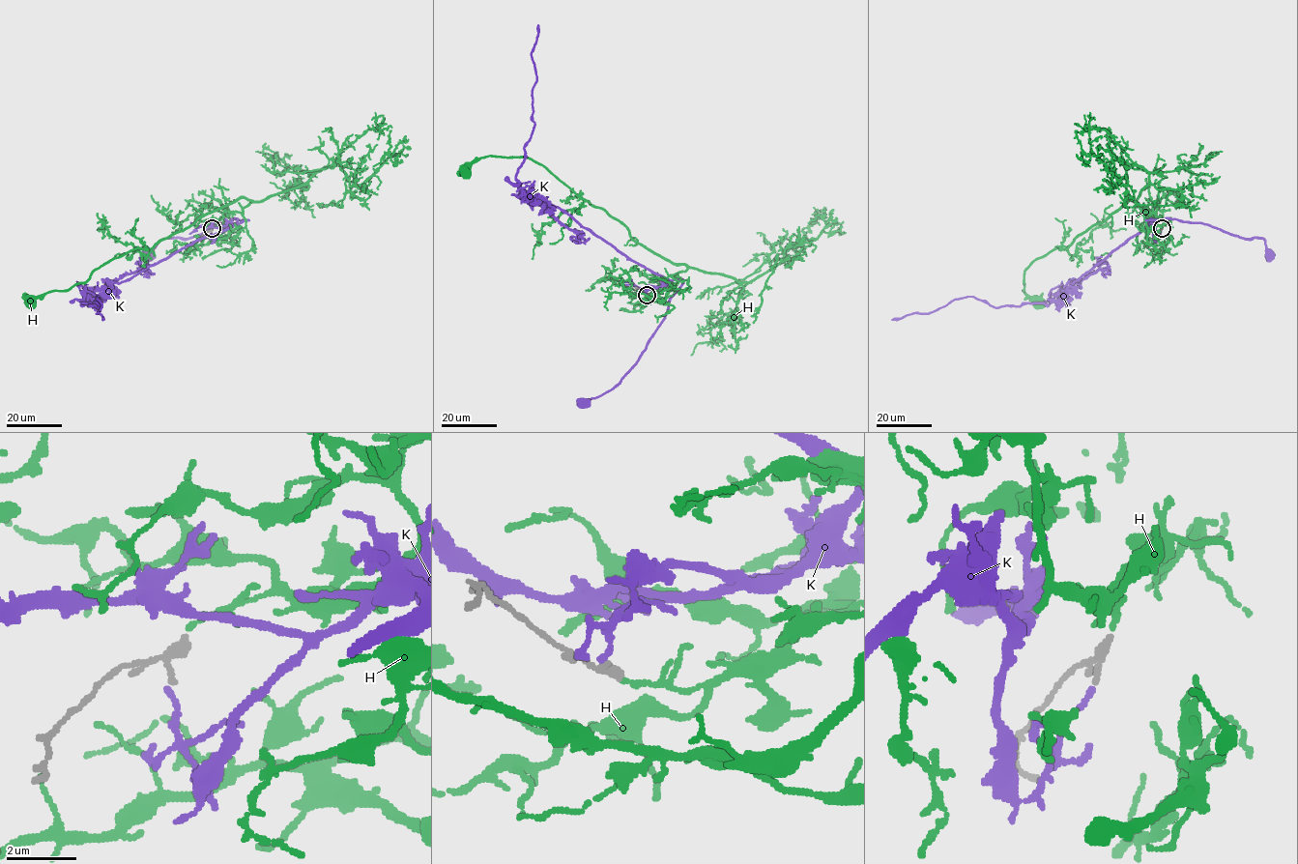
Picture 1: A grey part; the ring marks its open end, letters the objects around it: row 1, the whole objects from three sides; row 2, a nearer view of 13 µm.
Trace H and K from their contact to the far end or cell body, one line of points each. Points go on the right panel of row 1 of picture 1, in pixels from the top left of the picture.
H: (1162, 228), (1154, 214), (1142, 213), (1131, 198), (1066, 249), (1054, 248), (1029, 266), (1023, 290), (1038, 301)
K: (1160, 233), (1155, 242), (1154, 228), (1146, 225), (1147, 220), (1200, 222), (1249, 239), (1261, 238), (1269, 254)

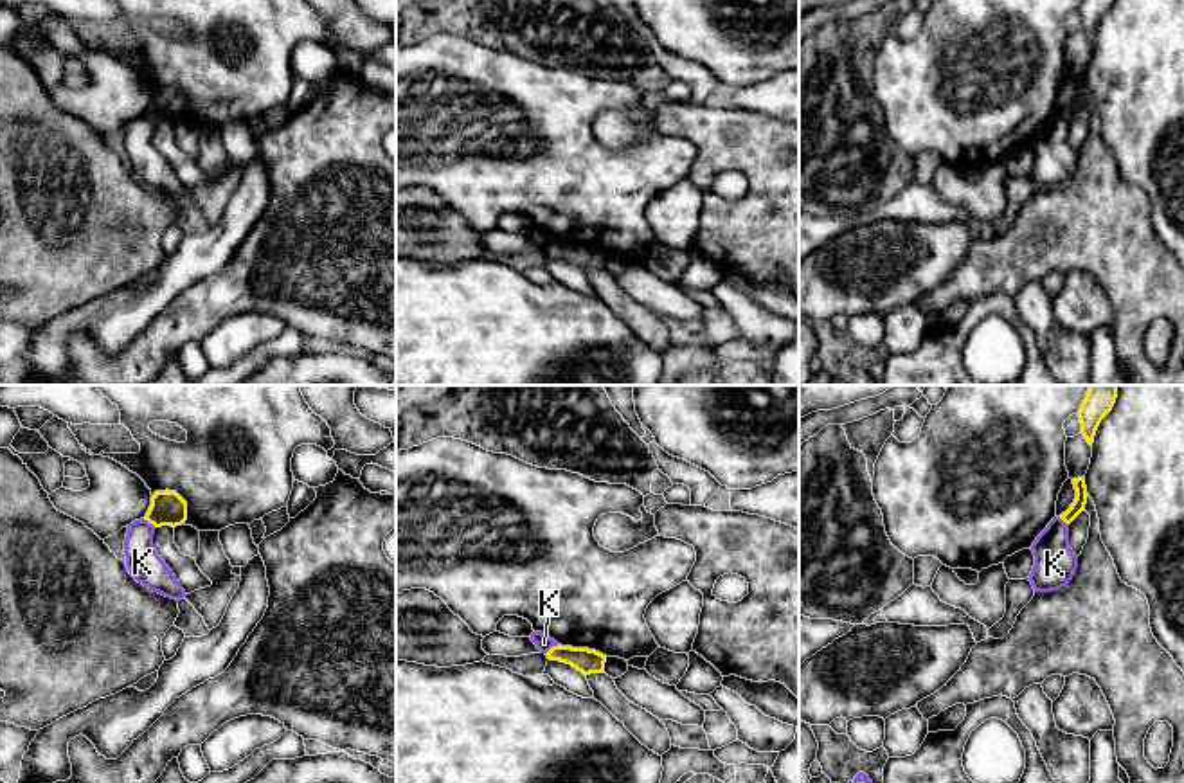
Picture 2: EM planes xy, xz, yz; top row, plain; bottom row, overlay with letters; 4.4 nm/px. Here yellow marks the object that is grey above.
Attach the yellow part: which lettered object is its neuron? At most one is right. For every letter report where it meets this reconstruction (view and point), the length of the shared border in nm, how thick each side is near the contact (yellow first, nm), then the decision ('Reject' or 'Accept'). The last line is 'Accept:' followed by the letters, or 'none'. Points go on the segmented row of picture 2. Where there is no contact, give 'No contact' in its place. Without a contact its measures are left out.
H: No contact. Accept
K: Touches yellow at xy (150, 522). Shared border 80 nm. Thickness 160 nm (yellow) against 150 nm. Reject
Accept: H

